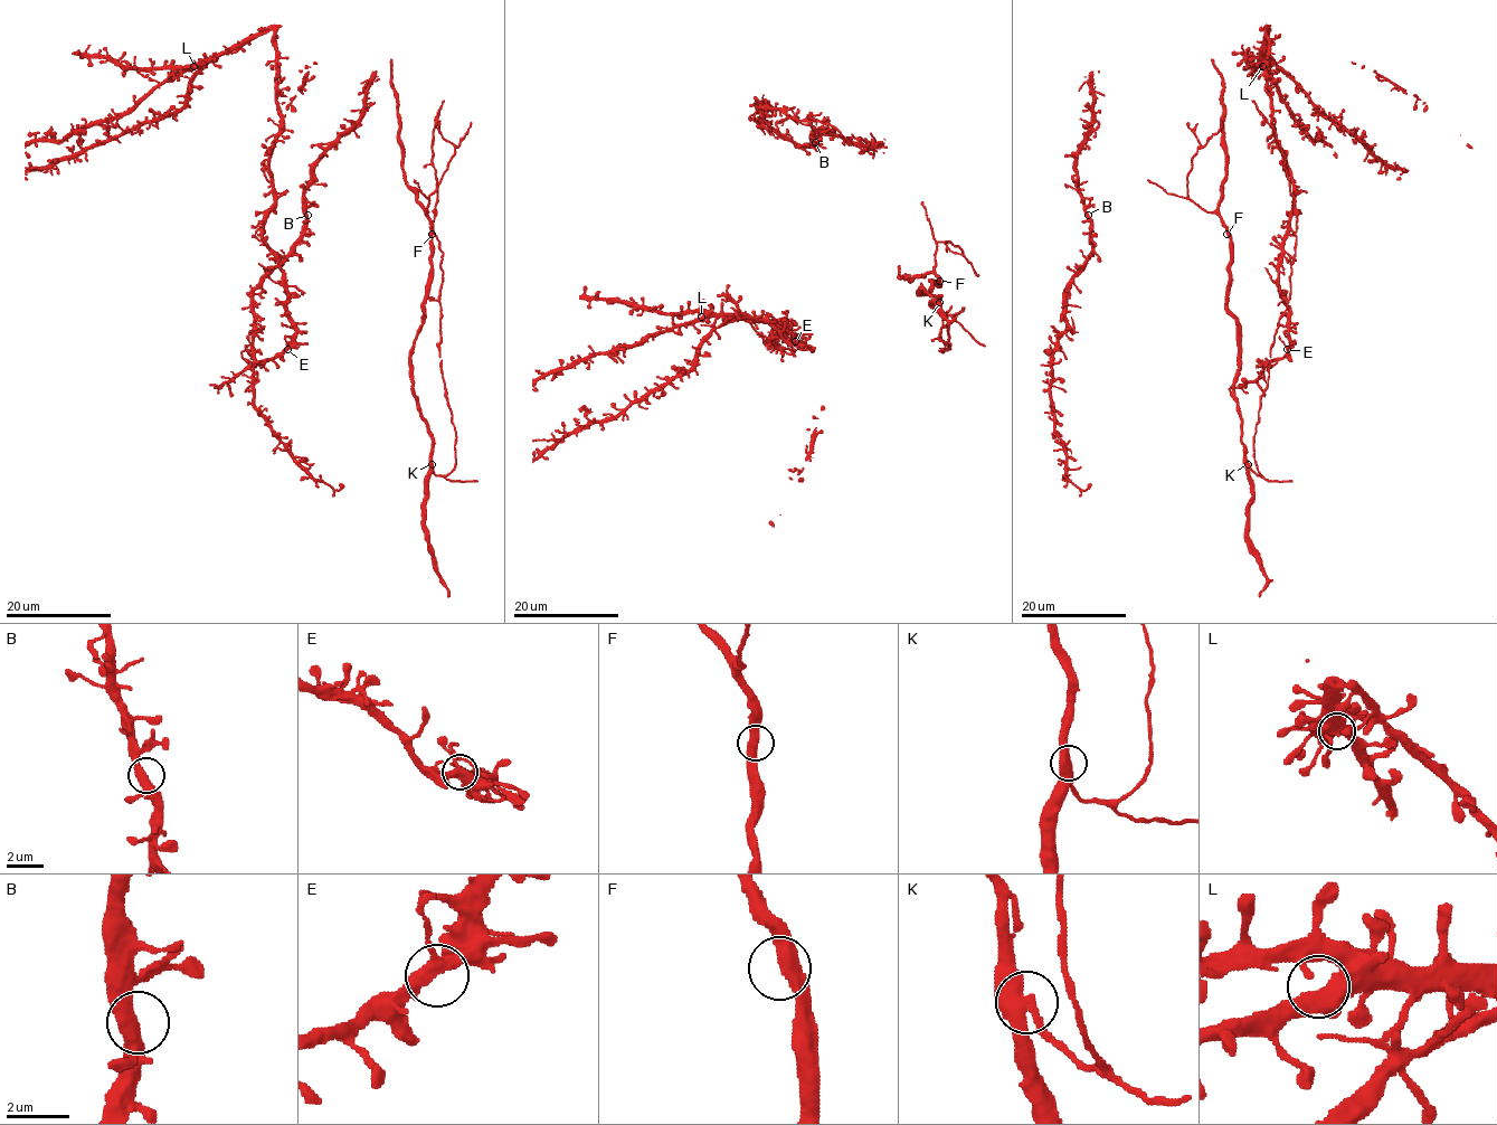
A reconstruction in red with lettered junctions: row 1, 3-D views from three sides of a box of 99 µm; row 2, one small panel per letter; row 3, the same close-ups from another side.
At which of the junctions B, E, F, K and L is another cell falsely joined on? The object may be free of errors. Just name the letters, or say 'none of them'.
none of them

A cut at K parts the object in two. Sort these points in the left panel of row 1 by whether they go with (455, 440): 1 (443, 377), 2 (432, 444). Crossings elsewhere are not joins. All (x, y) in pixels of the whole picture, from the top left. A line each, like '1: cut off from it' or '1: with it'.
1: with it
2: cut off from it

